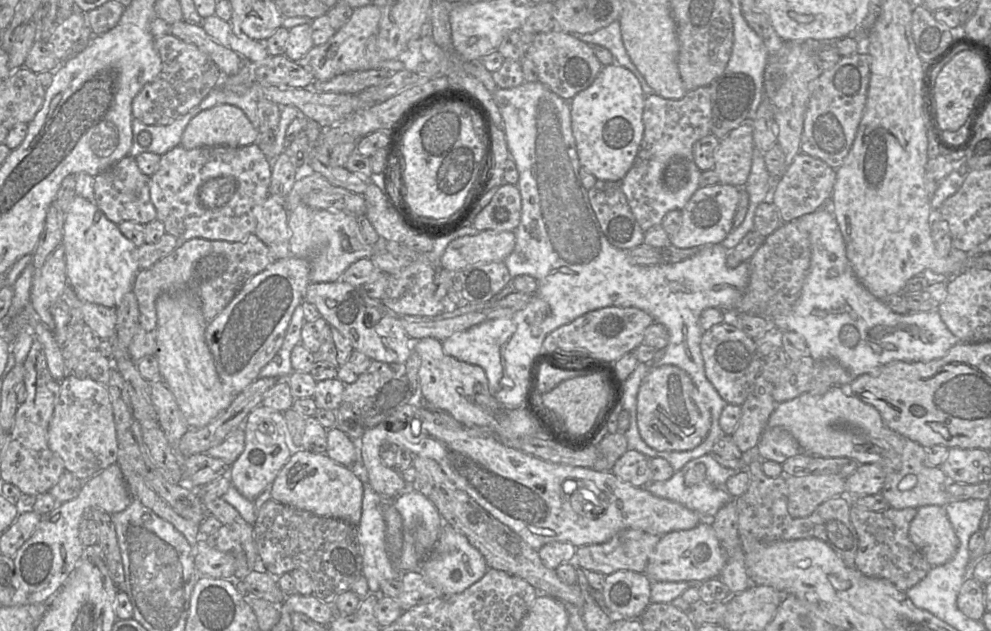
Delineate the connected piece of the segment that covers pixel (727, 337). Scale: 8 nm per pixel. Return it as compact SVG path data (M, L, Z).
M725 321L705 331L700 346L708 380L728 404L742 406L752 384L760 375L764 358L758 354L755 340Z

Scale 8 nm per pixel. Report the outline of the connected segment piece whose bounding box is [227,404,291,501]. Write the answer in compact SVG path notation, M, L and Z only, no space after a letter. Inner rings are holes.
M262 404L254 408L243 424L245 432L245 448L236 461L230 466L228 477L231 484L238 492L248 500L254 501L268 486L276 479L280 470L291 457L290 449L286 444L286 430L284 428L284 412L263 406ZM271 420L274 428L271 434L260 433L257 428L261 421ZM279 448L279 453L273 455L273 451Z

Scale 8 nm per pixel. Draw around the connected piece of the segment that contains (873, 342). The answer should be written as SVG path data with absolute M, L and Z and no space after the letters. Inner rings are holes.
M827 203L825 206L820 207L816 211L803 215L796 220L804 230L807 231L811 243L811 259L810 259L810 267L806 278L804 280L804 284L802 287L800 298L798 299L793 310L780 318L775 318L771 322L773 327L780 329L781 331L790 331L796 332L801 335L808 346L808 354L816 361L822 360L825 358L835 358L838 360L842 367L842 372L839 378L839 385L836 386L849 386L849 384L855 380L858 376L867 373L873 373L879 370L884 365L892 362L892 361L905 361L905 362L929 362L931 360L936 360L944 357L948 351L956 344L960 343L960 340L948 329L946 324L940 317L938 310L931 310L929 312L917 312L917 313L908 313L905 315L895 313L889 307L887 307L880 299L876 298L873 294L871 294L857 279L855 273L852 269L852 266L846 255L846 244L842 233L839 229L838 223L831 212L830 204Z

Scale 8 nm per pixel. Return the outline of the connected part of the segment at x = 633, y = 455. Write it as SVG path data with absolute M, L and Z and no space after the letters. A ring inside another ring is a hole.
M627 450L615 462L611 472L634 487L646 487L651 482L649 458L635 450Z

